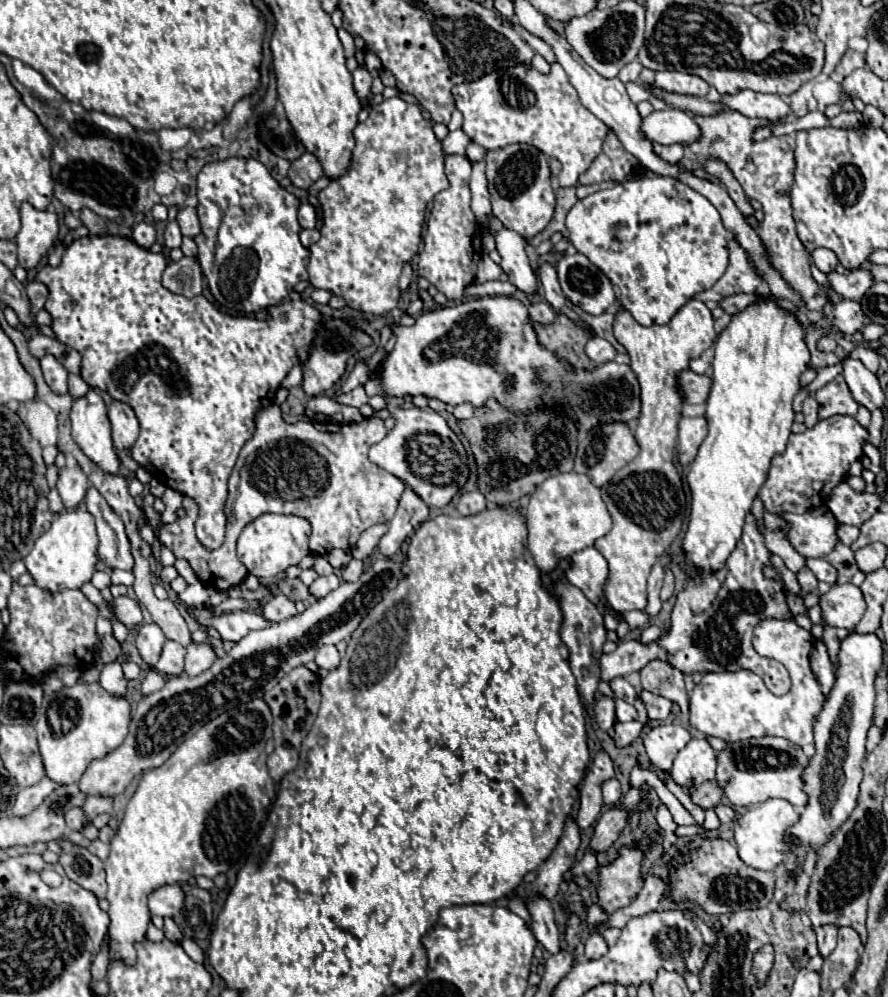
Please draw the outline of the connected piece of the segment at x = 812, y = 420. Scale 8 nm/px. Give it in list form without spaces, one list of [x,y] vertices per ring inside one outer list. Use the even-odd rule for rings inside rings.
[[[809,395],[809,397],[803,401],[803,415],[805,415],[805,425],[807,425],[807,427],[813,427],[813,425],[817,423],[817,409],[819,409],[819,405],[817,405],[815,397]]]

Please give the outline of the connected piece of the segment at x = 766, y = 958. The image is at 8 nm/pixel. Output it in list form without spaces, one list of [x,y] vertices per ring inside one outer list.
[[[767,945],[767,947],[763,947],[763,949],[755,955],[755,959],[753,959],[753,973],[755,973],[755,977],[757,977],[759,981],[765,981],[767,975],[769,975],[771,965],[773,965],[773,949]]]

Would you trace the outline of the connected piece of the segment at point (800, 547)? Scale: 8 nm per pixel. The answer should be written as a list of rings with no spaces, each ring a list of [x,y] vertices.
[[[815,509],[813,513],[781,513],[781,519],[787,521],[787,539],[791,545],[805,557],[821,557],[833,551],[837,543],[836,519],[830,515],[823,515],[823,509]]]

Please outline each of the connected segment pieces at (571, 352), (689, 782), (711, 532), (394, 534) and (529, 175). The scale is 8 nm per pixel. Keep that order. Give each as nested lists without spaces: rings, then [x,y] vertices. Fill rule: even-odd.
[[[557,313],[557,319],[553,325],[549,327],[535,325],[535,331],[539,335],[539,341],[547,349],[559,353],[563,359],[567,359],[575,367],[589,369],[591,363],[583,351],[589,337],[593,337],[593,331],[589,325],[569,321],[569,317],[565,317],[563,313]]]
[[[705,737],[691,739],[681,753],[677,753],[671,769],[673,781],[683,787],[691,789],[693,785],[701,785],[705,781],[715,779],[715,751],[705,741]]]
[[[773,301],[753,303],[745,311],[733,315],[731,323],[719,333],[713,349],[713,385],[705,401],[709,433],[701,443],[695,461],[689,465],[687,483],[691,489],[691,515],[681,541],[685,563],[707,573],[721,569],[733,553],[737,541],[741,539],[745,517],[753,505],[753,499],[757,497],[761,485],[767,481],[771,459],[785,451],[795,417],[791,401],[799,391],[799,375],[807,369],[809,363],[809,349],[803,341],[803,327]]]
[[[405,489],[399,501],[395,517],[389,521],[389,531],[379,541],[379,551],[385,557],[391,557],[401,549],[401,543],[429,517],[429,507],[413,493],[413,489]]]
[[[515,143],[489,151],[485,163],[493,215],[507,229],[513,229],[525,239],[531,239],[539,231],[543,231],[555,211],[555,191],[551,187],[551,171],[547,165],[547,157],[531,145]]]

